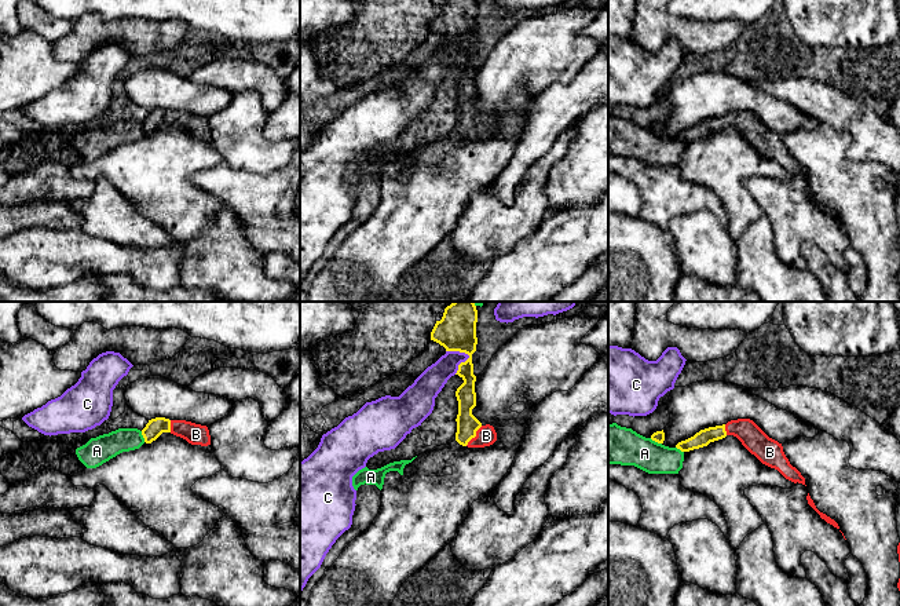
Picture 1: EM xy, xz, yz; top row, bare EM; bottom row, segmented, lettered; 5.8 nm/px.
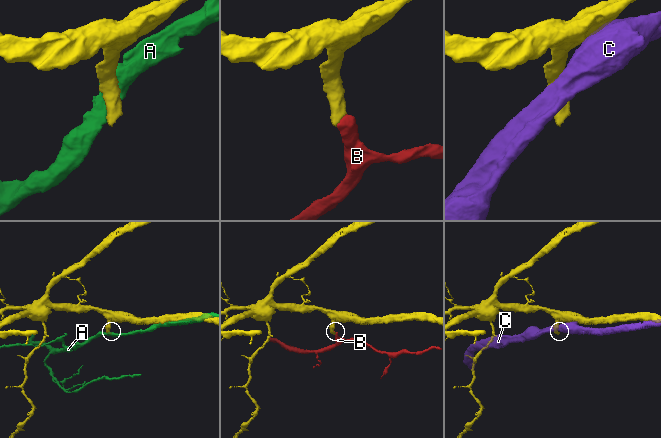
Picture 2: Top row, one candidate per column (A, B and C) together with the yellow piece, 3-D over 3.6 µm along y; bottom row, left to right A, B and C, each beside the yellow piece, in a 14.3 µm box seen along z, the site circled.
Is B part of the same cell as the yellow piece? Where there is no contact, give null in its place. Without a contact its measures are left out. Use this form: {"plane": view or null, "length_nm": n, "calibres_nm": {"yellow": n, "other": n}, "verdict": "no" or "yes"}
{"plane": "xz", "length_nm": 160, "calibres_nm": {"yellow": 130, "other": 120}, "verdict": "yes"}

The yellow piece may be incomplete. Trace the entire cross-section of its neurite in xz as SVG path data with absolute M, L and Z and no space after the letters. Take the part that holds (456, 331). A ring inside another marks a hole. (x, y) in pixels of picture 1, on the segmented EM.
M453 302L444 309L440 321L436 321L431 340L439 343L446 351L460 351L469 355L458 365L458 375L464 383L457 388L458 401L456 441L468 448L484 448L497 441L493 426L483 426L473 415L476 406L476 393L472 354L476 351L476 322L478 310L473 302Z

